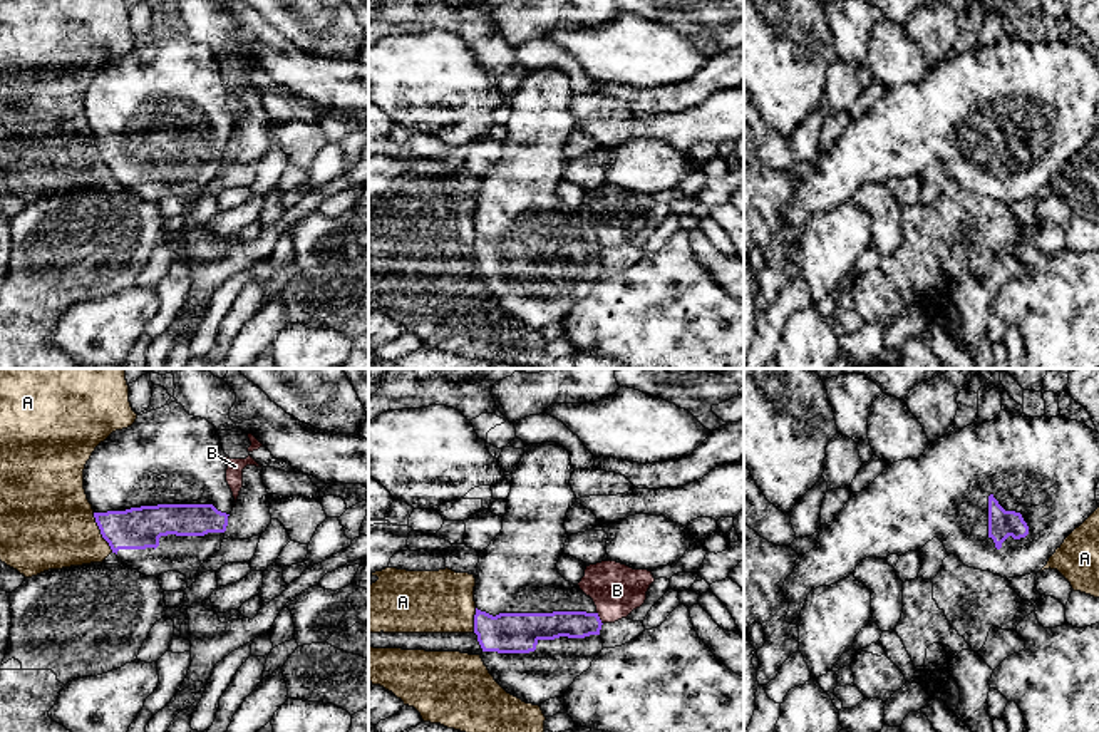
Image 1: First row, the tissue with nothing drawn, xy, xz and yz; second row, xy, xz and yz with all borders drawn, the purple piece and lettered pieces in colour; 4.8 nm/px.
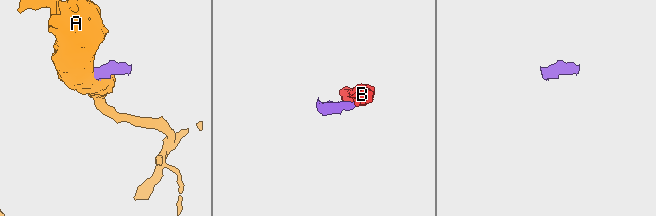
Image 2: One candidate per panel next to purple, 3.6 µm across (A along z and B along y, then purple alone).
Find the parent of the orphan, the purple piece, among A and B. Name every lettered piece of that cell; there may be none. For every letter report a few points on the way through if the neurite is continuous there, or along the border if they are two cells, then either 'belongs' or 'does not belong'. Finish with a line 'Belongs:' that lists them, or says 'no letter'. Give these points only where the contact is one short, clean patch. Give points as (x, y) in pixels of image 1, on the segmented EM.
A: border along xy (92, 513), (101, 536), (113, 551); does not belong
B: border along xz (597, 612), (602, 623); does not belong
Belongs: no letter

